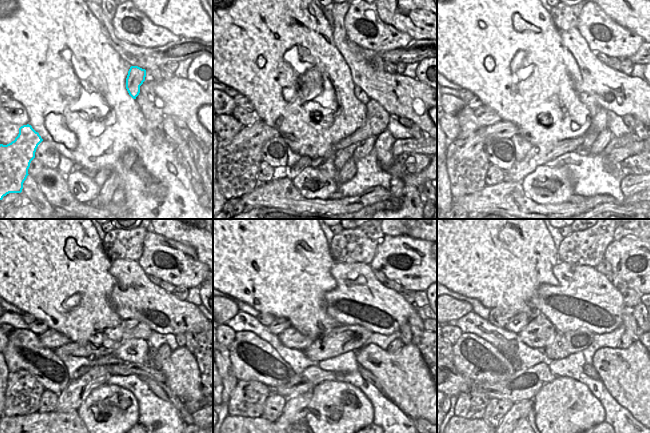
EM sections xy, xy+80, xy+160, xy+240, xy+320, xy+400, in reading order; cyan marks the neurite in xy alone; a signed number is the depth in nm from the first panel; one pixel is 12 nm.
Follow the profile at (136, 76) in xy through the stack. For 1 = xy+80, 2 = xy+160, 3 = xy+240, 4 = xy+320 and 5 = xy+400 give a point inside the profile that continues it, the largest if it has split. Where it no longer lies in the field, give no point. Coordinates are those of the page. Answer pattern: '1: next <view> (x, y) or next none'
1: next xy+80 (359, 94)
2: next xy+160 (585, 98)
3: next xy+240 (112, 338)
4: next xy+320 (341, 339)
5: next xy+400 (564, 344)

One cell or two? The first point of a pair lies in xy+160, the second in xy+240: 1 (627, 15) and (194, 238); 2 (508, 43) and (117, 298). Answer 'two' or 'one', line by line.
1: one
2: two

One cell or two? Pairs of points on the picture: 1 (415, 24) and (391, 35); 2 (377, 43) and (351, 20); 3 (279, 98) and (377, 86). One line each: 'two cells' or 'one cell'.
1: two cells
2: one cell
3: two cells

